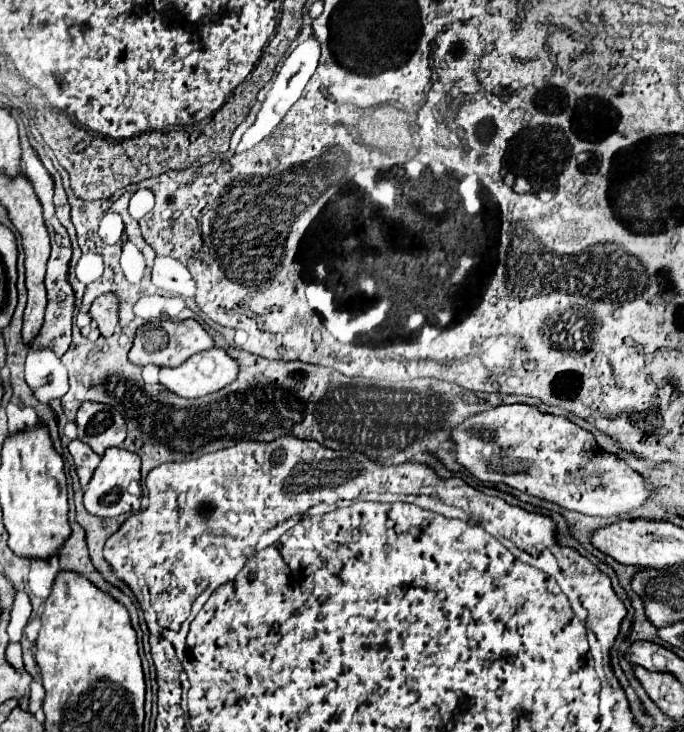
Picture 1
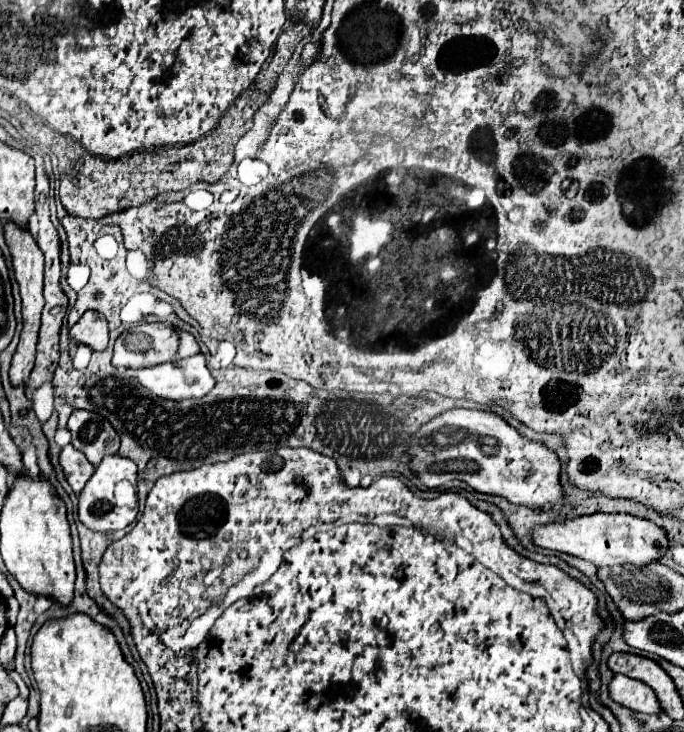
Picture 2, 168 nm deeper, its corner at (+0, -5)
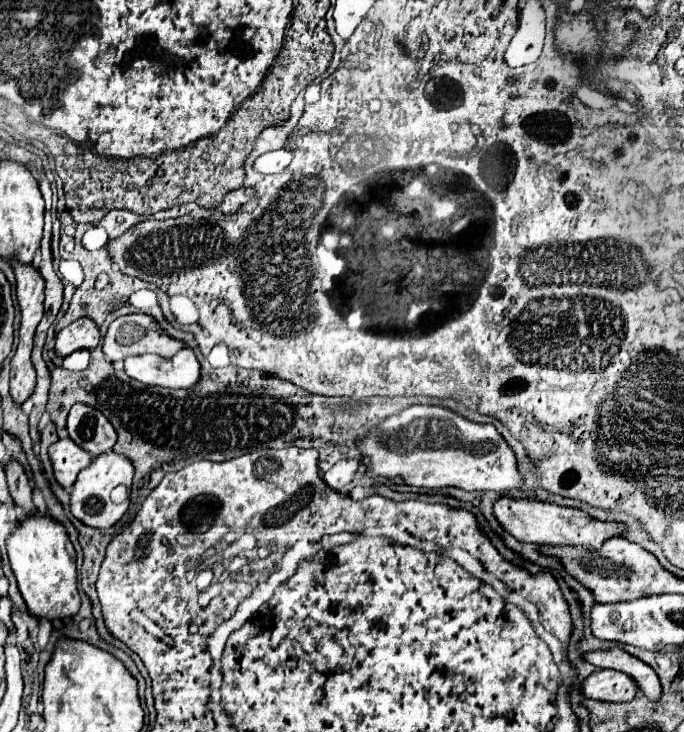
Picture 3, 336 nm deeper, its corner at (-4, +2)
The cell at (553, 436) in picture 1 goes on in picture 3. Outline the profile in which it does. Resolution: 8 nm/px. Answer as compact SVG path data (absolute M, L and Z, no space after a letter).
M410 406L404 412L386 418L368 432L360 450L370 458L370 474L398 478L410 486L456 486L468 492L492 490L500 494L524 486L514 450L506 444L496 426L492 422L480 424L468 420L446 406Z

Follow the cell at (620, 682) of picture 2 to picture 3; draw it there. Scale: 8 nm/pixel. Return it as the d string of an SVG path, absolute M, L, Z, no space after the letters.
M596 670L584 680L582 692L594 700L630 702L640 690L636 690L636 682L632 682L626 674L616 670Z

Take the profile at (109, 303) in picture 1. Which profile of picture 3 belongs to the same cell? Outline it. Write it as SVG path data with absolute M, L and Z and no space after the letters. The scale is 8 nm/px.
M78 318L56 334L56 354L68 356L74 350L94 350L100 342L100 328L90 318Z

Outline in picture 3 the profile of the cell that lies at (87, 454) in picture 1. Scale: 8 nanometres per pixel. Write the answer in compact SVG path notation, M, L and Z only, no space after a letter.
M70 438L58 440L56 444L52 444L48 454L50 454L52 466L54 466L56 480L62 486L68 486L68 492L72 490L72 486L78 478L78 472L84 470L86 466L90 466L90 462L94 460L86 450L76 446Z

